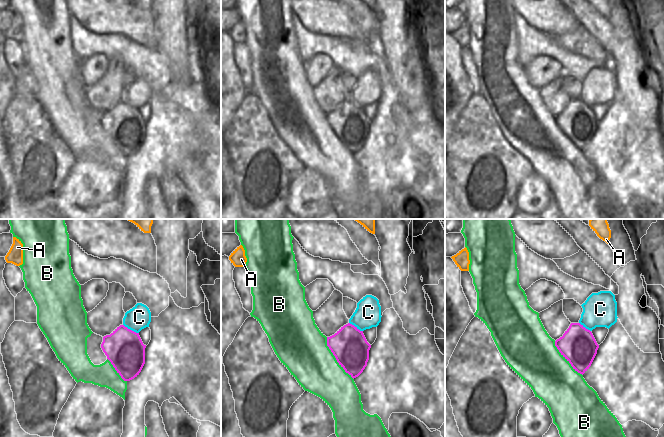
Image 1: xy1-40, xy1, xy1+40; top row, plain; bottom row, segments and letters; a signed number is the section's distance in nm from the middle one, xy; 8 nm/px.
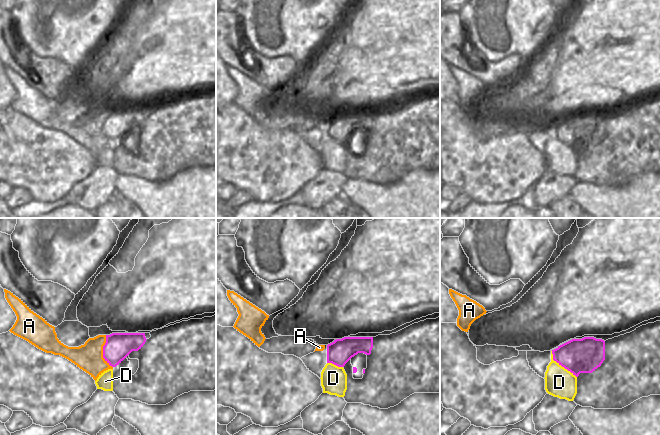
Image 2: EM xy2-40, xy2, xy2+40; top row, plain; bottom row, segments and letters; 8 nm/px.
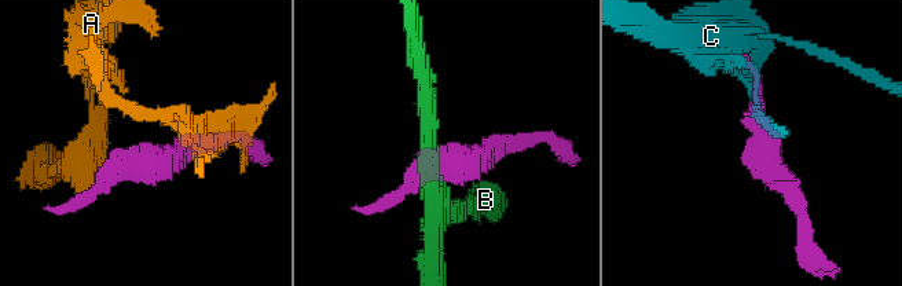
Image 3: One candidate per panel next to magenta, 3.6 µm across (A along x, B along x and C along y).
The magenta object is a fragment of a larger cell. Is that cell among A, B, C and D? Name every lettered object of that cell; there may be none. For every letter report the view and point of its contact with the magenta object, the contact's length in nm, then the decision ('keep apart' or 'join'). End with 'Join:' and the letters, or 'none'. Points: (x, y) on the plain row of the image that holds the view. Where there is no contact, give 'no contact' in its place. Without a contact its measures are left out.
A: meets magenta in xy2-40 at (103, 127); contact 280 nm long; keep apart
B: meets magenta in xy1 at (335, 133); contact 400 nm long; keep apart
C: meets magenta in xy1-40 at (131, 106); contact 150 nm long; keep apart
D: meets magenta in xy2+40 at (561, 141); contact 300 nm long; join
Join: D

